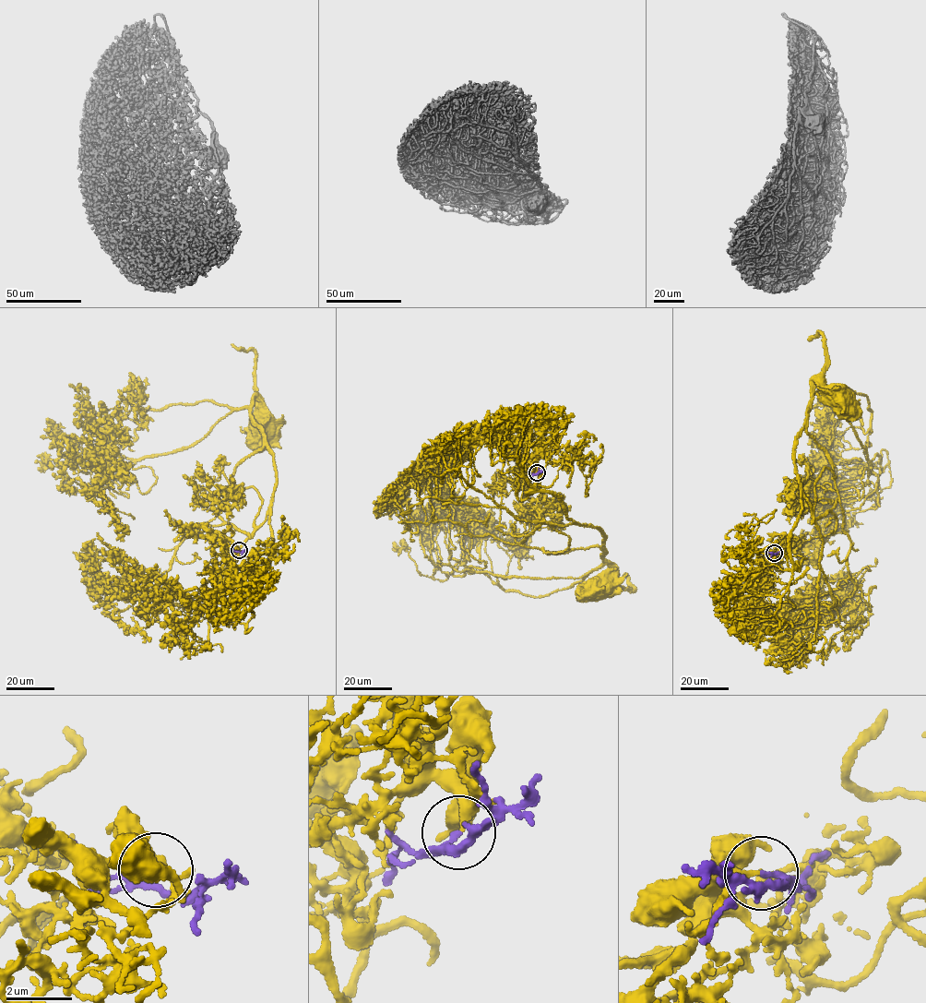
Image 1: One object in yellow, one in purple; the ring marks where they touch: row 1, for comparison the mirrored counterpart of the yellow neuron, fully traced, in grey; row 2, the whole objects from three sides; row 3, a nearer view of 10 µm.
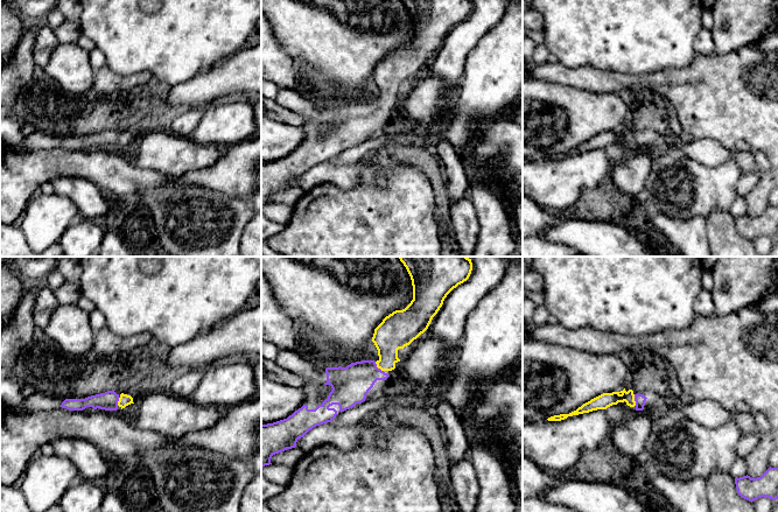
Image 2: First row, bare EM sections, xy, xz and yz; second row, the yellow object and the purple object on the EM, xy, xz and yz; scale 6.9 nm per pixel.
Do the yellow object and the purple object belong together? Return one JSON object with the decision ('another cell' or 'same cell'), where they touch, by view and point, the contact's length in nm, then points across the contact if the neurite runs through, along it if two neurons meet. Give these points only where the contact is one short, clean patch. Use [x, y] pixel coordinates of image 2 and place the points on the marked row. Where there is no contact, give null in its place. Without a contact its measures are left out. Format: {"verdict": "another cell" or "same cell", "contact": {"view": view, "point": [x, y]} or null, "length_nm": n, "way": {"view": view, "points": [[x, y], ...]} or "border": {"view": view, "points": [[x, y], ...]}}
{"verdict": "same cell", "contact": {"view": "xz", "point": [378, 367]}, "length_nm": 90, "way": {"view": "xz", "points": [[391, 335], [387, 358], [378, 367], [364, 373], [350, 385]]}}

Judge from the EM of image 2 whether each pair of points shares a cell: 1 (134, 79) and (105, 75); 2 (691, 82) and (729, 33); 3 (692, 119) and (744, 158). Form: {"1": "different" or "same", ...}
{"1": "same", "2": "different", "3": "different"}

